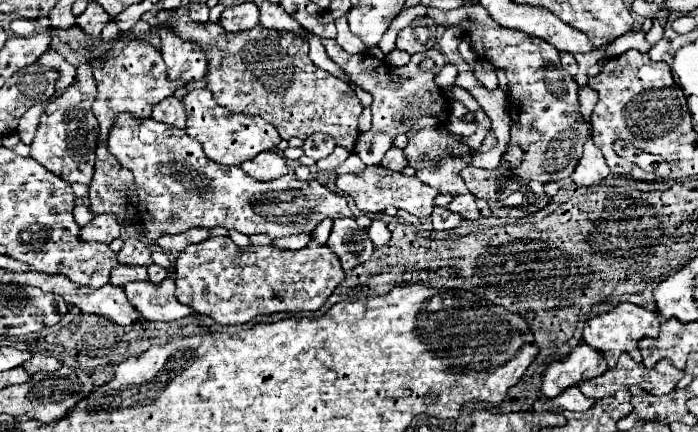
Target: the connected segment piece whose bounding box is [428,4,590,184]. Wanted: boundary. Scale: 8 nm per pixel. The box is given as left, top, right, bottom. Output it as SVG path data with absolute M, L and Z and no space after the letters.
M480 4L464 6L460 10L428 8L428 16L444 28L460 26L478 58L492 62L508 76L510 142L524 150L524 160L514 172L524 180L538 180L542 184L568 178L580 160L590 128L578 112L578 86L574 78L562 68L560 52L540 38L502 28Z

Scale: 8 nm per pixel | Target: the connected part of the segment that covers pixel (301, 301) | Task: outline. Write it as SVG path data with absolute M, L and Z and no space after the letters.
M212 236L200 244L190 244L176 258L176 298L192 306L198 314L214 318L218 324L246 324L256 316L270 316L276 312L316 312L344 280L340 260L328 246L310 242L308 246L290 252L278 246L248 246L240 248L226 236Z

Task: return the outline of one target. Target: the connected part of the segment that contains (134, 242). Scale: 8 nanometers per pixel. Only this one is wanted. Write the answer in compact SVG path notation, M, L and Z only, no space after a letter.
M128 238L118 254L120 264L134 264L134 266L150 266L152 262L152 248L138 238Z

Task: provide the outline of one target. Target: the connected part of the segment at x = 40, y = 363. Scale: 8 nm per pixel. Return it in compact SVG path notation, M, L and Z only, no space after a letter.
M34 354L34 358L24 364L24 368L26 368L30 374L36 374L36 372L54 372L54 370L58 370L60 366L62 366L60 360L50 358L50 356L44 356L44 354Z

